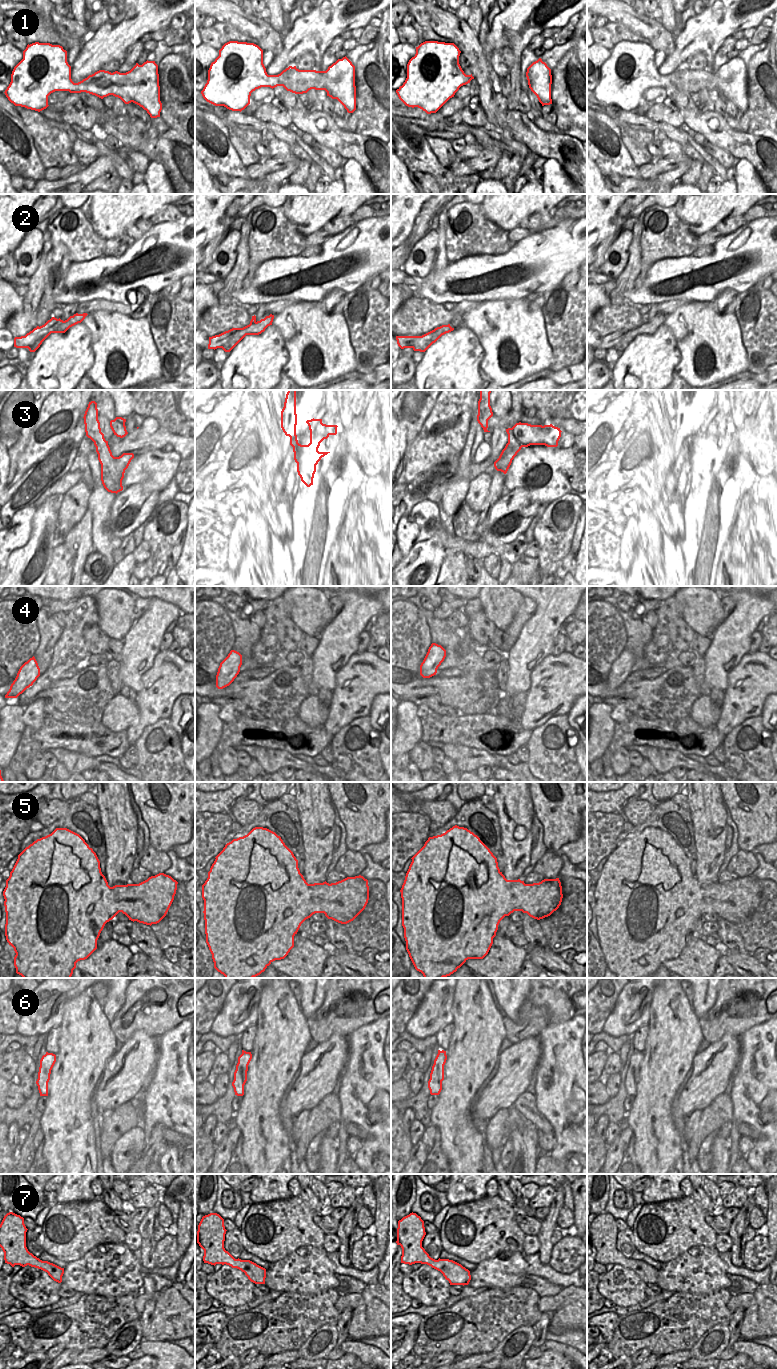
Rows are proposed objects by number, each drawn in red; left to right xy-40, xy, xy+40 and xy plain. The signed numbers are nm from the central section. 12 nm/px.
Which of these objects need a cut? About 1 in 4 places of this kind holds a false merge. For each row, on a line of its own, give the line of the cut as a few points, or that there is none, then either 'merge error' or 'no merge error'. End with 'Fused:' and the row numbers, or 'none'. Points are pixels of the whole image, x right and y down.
1: no cut | no merge error
2: no cut | no merge error
3: no cut | no merge error
4: no cut | no merge error
5: no cut | no merge error
6: no cut | no merge error
7: no cut | no merge error
Fused: none

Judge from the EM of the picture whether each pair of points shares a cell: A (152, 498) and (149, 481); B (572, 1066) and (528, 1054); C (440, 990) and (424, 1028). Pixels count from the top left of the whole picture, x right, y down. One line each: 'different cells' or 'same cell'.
A: different cells
B: different cells
C: same cell

